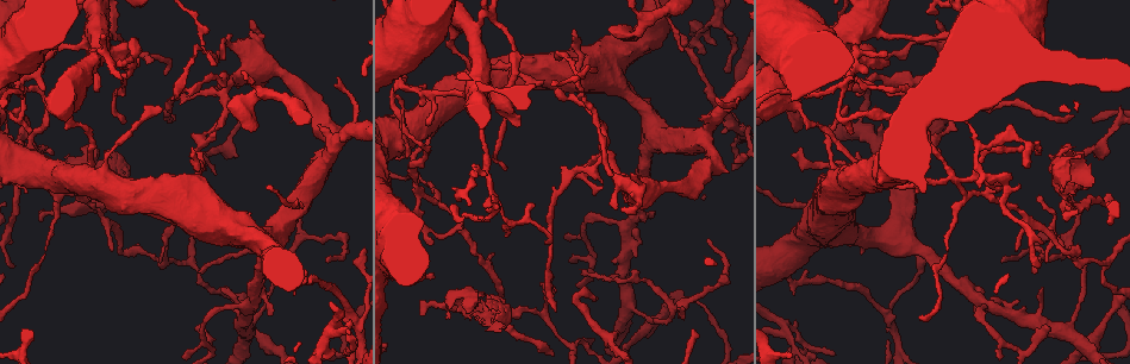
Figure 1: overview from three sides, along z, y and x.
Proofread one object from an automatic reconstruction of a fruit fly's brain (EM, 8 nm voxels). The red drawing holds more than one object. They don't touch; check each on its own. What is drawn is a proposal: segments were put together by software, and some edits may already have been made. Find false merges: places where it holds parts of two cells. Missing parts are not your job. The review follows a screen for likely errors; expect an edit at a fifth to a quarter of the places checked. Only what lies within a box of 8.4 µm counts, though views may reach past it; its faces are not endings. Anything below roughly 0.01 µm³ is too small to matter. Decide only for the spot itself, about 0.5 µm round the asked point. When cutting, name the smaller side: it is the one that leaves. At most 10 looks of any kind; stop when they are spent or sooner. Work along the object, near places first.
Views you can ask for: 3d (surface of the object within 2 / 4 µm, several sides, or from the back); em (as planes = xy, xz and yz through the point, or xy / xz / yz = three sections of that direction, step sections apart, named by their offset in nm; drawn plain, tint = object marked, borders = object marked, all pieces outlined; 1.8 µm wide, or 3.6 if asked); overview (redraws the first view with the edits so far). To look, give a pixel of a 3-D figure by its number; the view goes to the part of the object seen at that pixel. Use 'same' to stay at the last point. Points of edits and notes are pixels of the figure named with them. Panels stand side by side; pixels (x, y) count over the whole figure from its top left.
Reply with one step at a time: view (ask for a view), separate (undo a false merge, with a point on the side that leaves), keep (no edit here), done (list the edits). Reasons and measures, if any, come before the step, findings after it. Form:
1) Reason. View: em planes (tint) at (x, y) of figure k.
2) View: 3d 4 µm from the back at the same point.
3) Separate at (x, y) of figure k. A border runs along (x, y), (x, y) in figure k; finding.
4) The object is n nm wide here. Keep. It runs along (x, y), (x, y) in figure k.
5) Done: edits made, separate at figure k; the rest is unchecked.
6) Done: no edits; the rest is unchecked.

Thin neck. View: 3d 4 µm from the back at (581, 103) of figure 1.

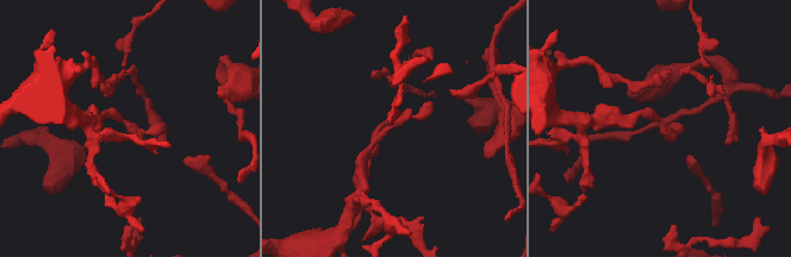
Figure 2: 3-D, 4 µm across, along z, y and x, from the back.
Need the tissue. View: em planes (borders) at (127, 121) of figure 2.

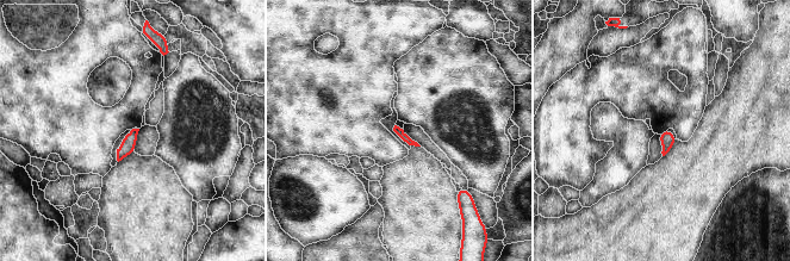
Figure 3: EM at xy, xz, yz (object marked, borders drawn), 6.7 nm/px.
Keep. One cell here.

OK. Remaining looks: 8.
Narrows sharply. View: em xz step 8 (tint) at (853, 33) of figure 1.

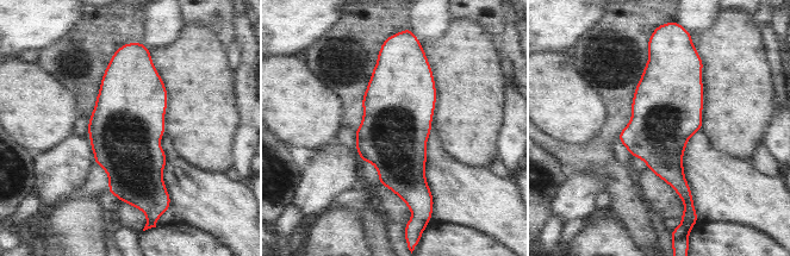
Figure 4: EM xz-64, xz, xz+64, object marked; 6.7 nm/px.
Keep. All the same cell.

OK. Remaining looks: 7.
Thin neck. View: em 3.6 µm xy step 16 (tint) at (627, 186) of figure 1.

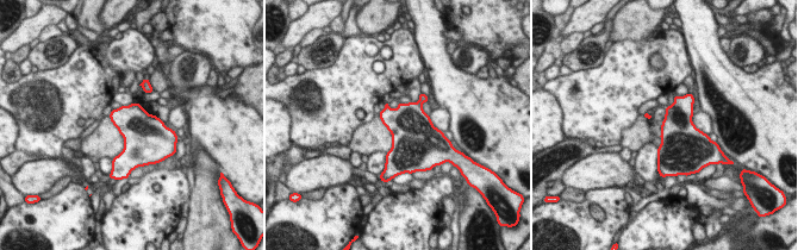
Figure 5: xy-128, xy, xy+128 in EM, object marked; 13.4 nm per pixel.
View: em 3.6 µm planes (tint) at the same point.

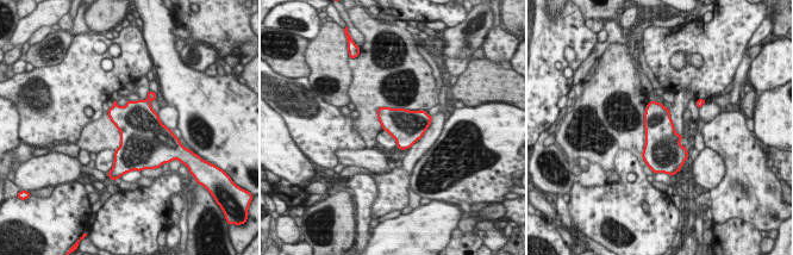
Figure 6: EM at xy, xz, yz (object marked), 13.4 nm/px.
The object is 420 nm wide here. Keep. All the same cell.

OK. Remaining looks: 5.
View: em xz step 4 (tint) at (989, 148) of figure 1.

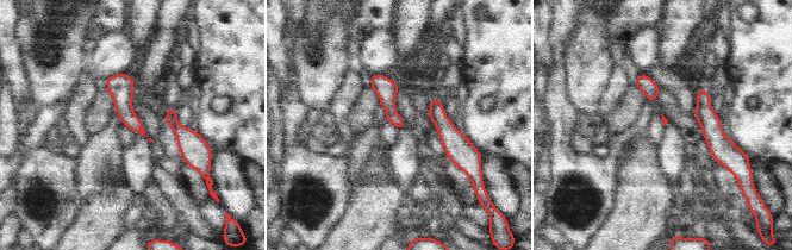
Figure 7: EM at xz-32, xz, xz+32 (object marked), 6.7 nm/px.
Keep. It runs along (374, 79), (400, 125) in figure 7; all the same cell.

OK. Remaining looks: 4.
Done: no edits; the rest is unchecked.

